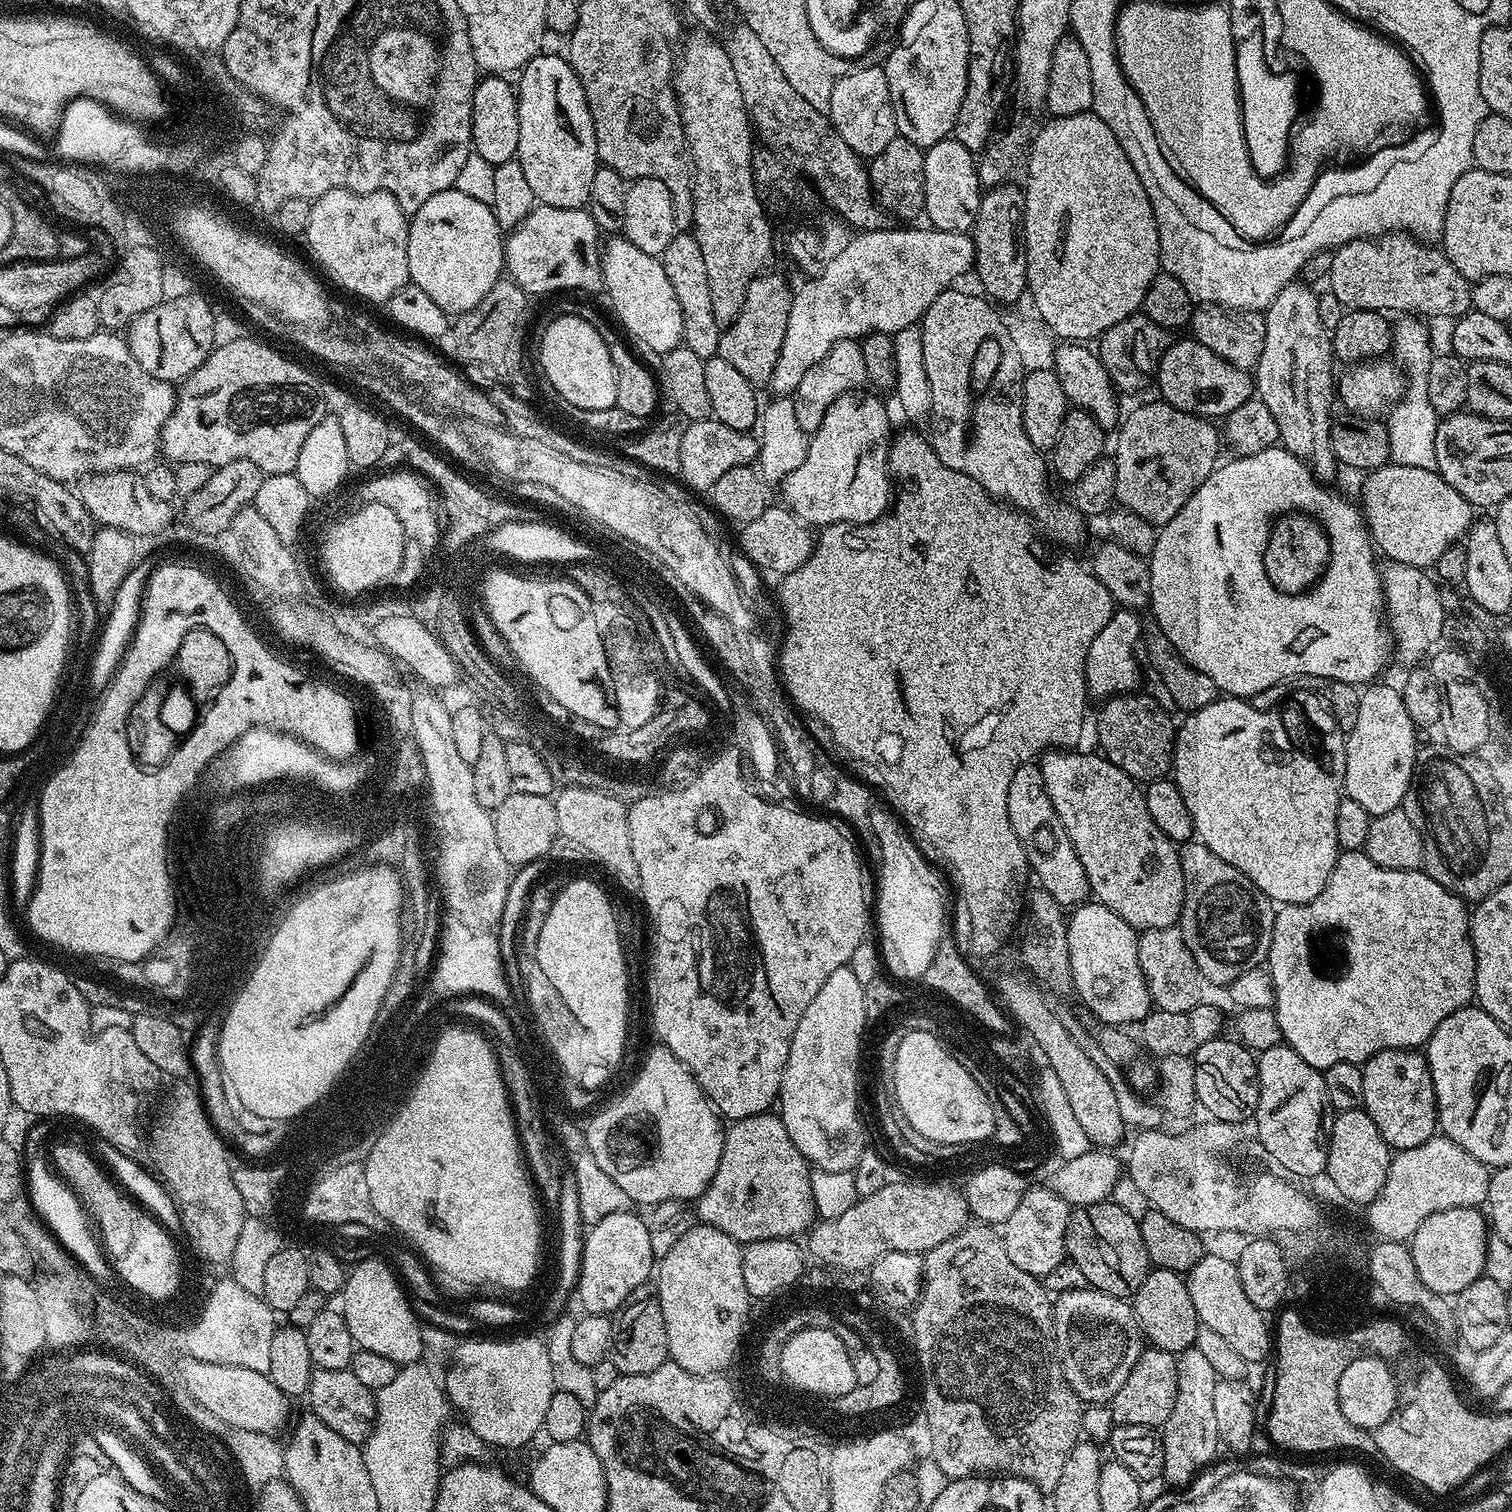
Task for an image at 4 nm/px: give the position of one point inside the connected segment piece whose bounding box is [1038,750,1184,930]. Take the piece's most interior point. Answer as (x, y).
(1132, 868)

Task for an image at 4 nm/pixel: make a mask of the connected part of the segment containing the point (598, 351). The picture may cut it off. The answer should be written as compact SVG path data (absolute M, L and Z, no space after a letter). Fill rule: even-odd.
M587 315L556 316L545 326L544 333L540 336L540 368L544 371L549 386L553 388L552 392L571 406L590 411L616 407L618 382L614 362L610 358L610 350L606 350L606 342L602 342L602 334L598 334L596 327L588 321Z

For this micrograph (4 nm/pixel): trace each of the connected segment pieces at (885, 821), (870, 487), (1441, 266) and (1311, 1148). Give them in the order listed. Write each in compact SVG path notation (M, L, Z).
M884 806L873 807L870 826L876 839L875 847L880 848L880 885L876 888L876 900L874 896L874 924L880 927L878 947L882 964L889 977L900 982L916 982L923 977L946 936L945 885L941 873L920 853L919 846L895 812Z
M855 391L847 392L844 396L838 397L834 402L834 406L830 406L830 410L826 414L826 418L818 426L816 432L811 433L808 441L808 449L806 450L806 462L802 462L802 466L798 466L798 470L794 470L794 474L790 474L787 478L780 481L778 491L784 495L782 500L783 507L789 508L798 519L803 520L809 526L827 526L830 524L869 524L885 515L889 511L890 501L894 496L894 484L890 479L888 471L888 449L890 447L890 437L893 435L894 428L888 425L888 412L884 409L884 404L876 396L856 396Z
M1388 232L1385 236L1377 236L1367 240L1355 240L1342 244L1334 251L1334 266L1330 266L1327 287L1342 302L1345 309L1361 308L1377 310L1380 304L1404 304L1407 300L1424 300L1424 308L1436 316L1452 316L1459 318L1473 311L1472 284L1446 258L1439 247L1428 242L1421 242L1407 232Z
M1283 1042L1261 1051L1256 1069L1260 1093L1254 1125L1261 1146L1285 1168L1280 1167L1289 1177L1323 1177L1328 1171L1328 1137L1332 1135L1334 1119L1323 1071L1310 1066L1310 1062L1302 1062Z

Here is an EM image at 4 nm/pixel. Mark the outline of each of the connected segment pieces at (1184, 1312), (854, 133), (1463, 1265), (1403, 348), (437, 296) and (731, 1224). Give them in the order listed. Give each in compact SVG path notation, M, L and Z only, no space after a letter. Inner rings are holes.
M1153 1267L1142 1286L1138 1286L1130 1303L1140 1327L1140 1335L1151 1347L1179 1354L1195 1345L1196 1335L1202 1325L1194 1310L1194 1302L1190 1302L1188 1281L1181 1273Z
M853 67L851 72L837 78L834 82L834 94L830 94L830 106L826 113L837 134L861 158L871 158L882 154L886 145L898 135L894 106L890 102L890 86L886 86L886 74L883 67Z
M1479 1207L1430 1214L1410 1239L1414 1266L1418 1266L1422 1282L1440 1296L1457 1297L1466 1286L1485 1275L1489 1235L1489 1221Z
M1404 320L1401 324L1397 323L1392 329L1390 352L1407 380L1404 397L1386 417L1390 434L1391 463L1435 469L1434 438L1438 417L1434 406L1430 406L1430 394L1426 394L1426 374L1430 374L1430 362L1434 355L1432 344L1428 341L1427 326L1420 320Z
M447 188L434 198L429 198L422 205L422 210L411 213L408 226L408 279L422 290L426 290L437 306L449 314L459 314L466 310L474 310L491 287L502 279L504 266L505 233L498 226L492 213L491 204L483 204L458 189Z
M771 1111L754 1114L750 1118L734 1120L727 1125L718 1170L714 1170L714 1178L695 1201L694 1212L699 1223L714 1226L722 1230L722 1234L730 1234L730 1238L744 1246L759 1240L800 1238L817 1219L814 1194L810 1190L811 1177L808 1161L798 1150L798 1146L790 1142L790 1134L786 1134L786 1126L779 1115Z

